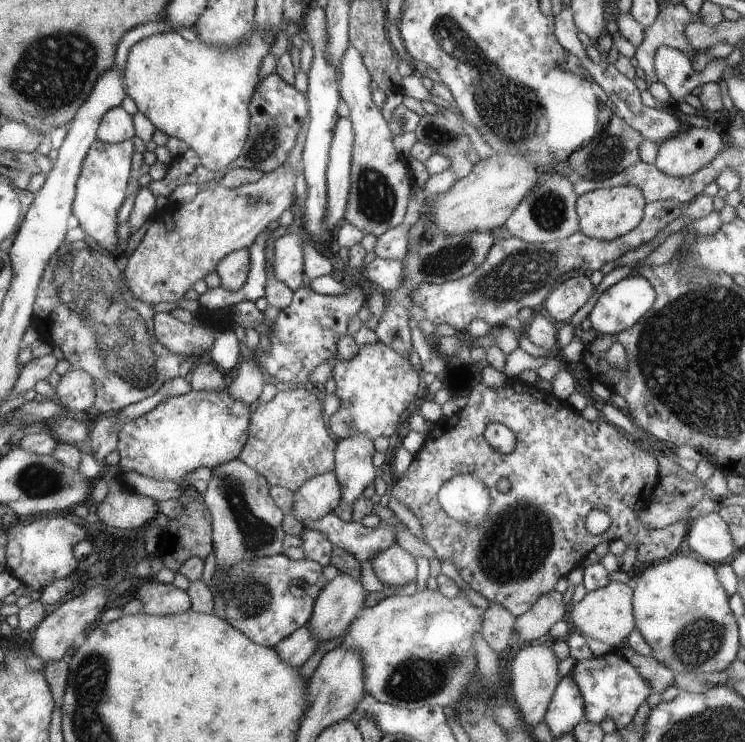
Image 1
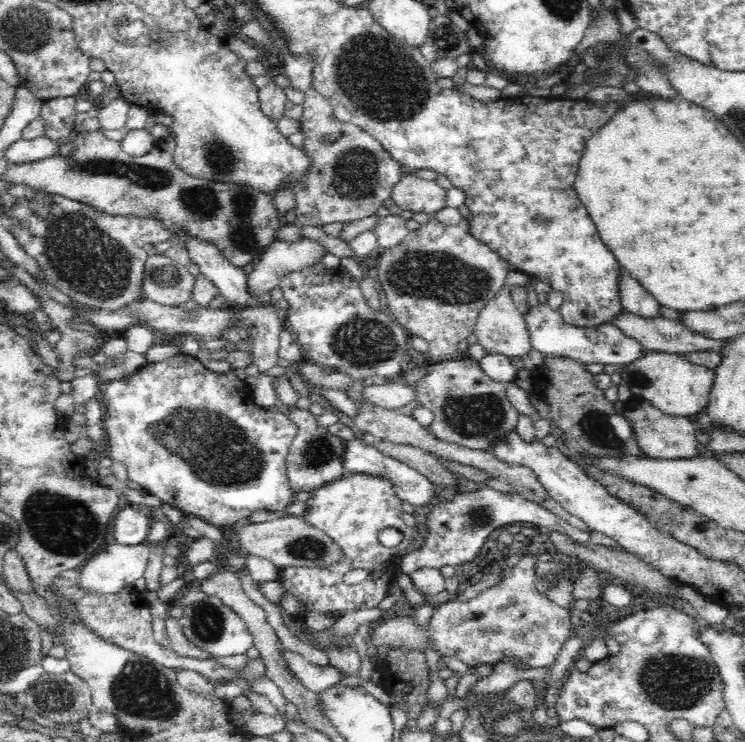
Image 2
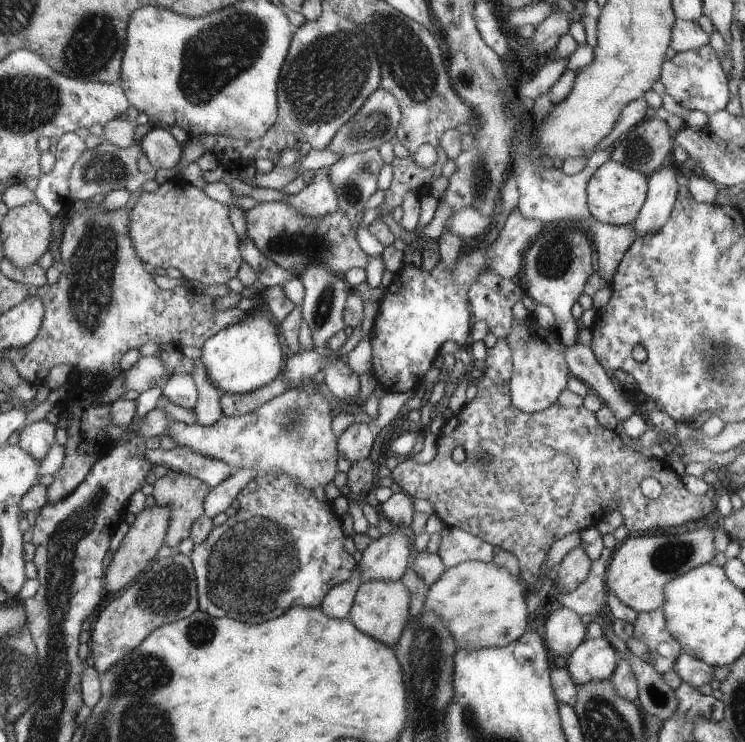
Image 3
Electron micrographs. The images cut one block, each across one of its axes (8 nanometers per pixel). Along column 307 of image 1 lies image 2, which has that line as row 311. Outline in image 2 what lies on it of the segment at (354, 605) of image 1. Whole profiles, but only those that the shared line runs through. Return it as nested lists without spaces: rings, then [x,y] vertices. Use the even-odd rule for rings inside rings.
[[[626,310],[617,317],[612,324],[618,325],[621,332],[630,338],[634,338],[640,345],[650,352],[667,353],[670,355],[686,355],[696,352],[714,352],[722,353],[725,348],[725,342],[722,340],[715,340],[714,338],[702,336],[702,334],[695,334],[691,332],[684,324],[674,320],[667,320],[661,315],[658,318],[642,318],[636,316]]]

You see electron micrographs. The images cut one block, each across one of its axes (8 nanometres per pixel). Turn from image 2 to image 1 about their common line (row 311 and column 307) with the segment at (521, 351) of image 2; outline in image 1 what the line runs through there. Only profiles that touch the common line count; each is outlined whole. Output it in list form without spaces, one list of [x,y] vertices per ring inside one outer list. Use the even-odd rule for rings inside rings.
[[[331,471],[304,482],[304,485],[294,492],[294,506],[287,514],[301,523],[304,520],[320,520],[326,514],[333,513],[341,501],[339,479]]]

